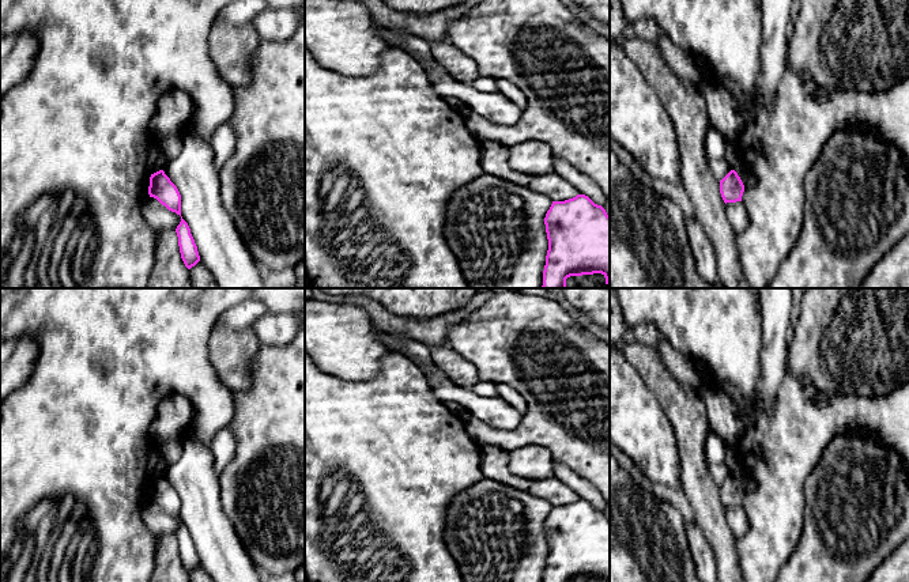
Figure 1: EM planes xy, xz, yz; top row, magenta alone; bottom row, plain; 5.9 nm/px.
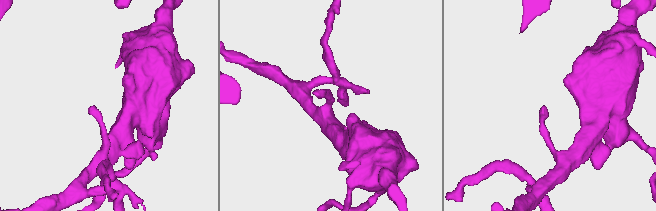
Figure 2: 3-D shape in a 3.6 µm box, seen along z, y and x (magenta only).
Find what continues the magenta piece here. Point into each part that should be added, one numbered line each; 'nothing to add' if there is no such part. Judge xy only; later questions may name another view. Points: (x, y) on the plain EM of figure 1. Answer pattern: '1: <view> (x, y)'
1: xy (157, 463)

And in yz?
1: yz (731, 458)

